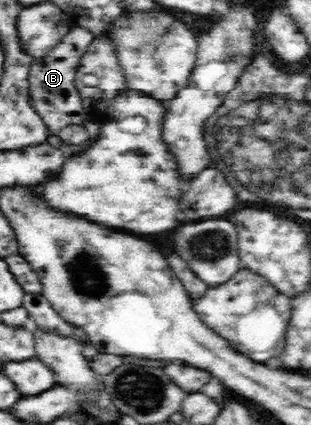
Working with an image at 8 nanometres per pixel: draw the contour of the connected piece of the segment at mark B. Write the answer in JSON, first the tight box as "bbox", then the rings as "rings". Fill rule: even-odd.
{"bbox":[29,28,97,135],"rings":[[[73,28],[69,34],[45,58],[35,59],[29,71],[29,103],[39,114],[51,135],[56,135],[69,125],[83,125],[96,114],[87,108],[87,104],[79,96],[75,84],[76,69],[80,65],[83,54],[97,38],[85,28]]]}

